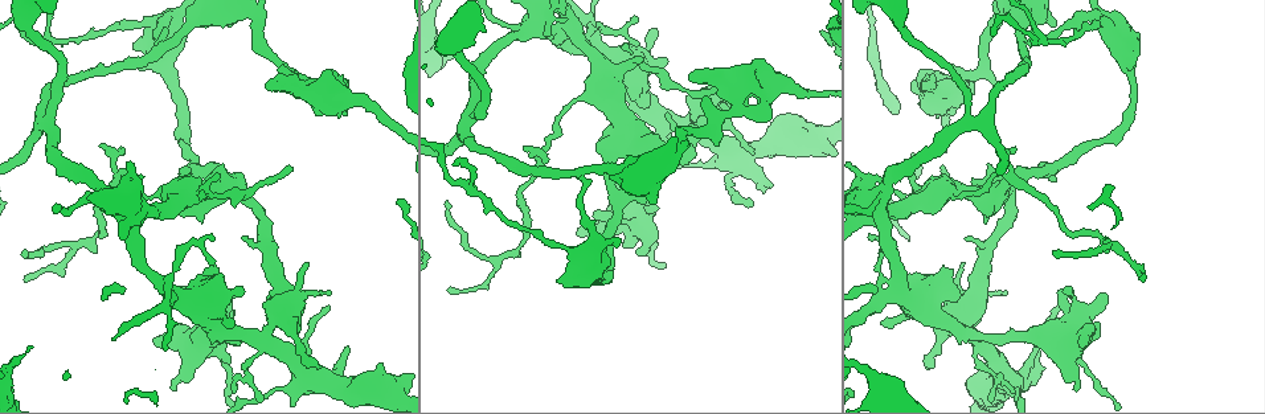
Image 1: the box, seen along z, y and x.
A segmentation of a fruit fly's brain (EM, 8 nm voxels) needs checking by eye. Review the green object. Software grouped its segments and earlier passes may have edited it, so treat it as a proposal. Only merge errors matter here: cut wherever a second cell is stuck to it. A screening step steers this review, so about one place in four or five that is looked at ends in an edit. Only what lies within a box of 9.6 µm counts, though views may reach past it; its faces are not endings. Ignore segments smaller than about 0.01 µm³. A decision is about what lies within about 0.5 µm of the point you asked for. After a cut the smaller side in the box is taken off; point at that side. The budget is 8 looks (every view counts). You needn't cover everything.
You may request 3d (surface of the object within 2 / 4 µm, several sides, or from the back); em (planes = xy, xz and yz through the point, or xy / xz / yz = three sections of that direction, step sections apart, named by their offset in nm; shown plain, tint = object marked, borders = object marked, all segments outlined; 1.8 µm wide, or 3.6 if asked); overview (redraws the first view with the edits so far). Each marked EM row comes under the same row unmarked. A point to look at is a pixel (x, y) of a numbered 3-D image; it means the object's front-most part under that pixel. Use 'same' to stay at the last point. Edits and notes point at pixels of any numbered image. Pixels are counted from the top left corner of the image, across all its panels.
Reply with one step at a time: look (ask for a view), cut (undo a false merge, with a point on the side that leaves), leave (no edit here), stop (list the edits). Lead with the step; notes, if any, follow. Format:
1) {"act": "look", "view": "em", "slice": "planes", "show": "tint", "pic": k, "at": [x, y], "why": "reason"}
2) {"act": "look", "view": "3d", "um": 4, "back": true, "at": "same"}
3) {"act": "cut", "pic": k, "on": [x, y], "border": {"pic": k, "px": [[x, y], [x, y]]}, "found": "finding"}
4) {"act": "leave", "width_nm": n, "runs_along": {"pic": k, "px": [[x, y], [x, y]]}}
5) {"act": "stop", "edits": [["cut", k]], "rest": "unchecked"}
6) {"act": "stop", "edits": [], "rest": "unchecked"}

{"act": "look", "view": "em", "slice": "planes", "show": "tint", "pic": 1, "at": [164, 310], "why": "thick turns thin"}

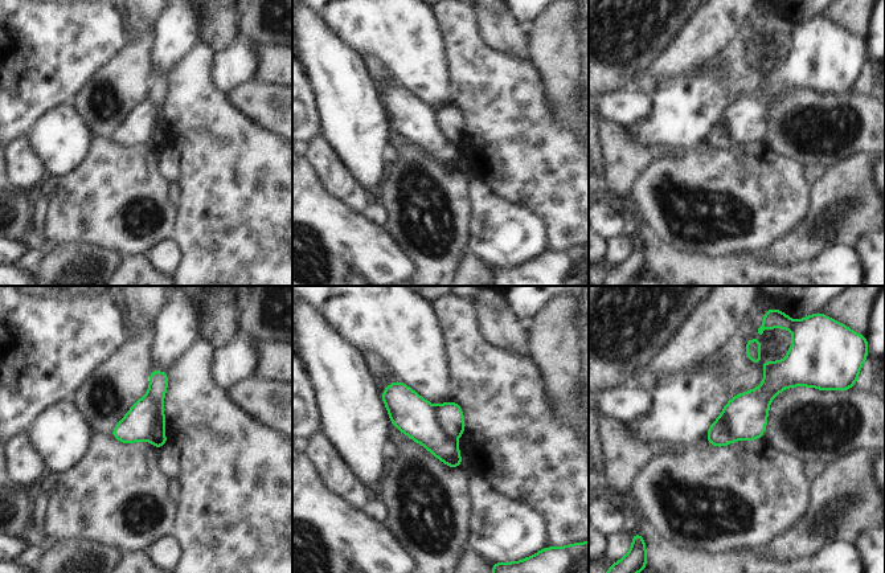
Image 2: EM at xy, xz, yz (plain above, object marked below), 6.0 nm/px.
{"act": "cut", "pic": 2, "on": [158, 380], "width_nm": 240, "found": "two cells meet here"}

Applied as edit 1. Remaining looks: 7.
{"act": "look", "view": "overview", "why": "redraw"}

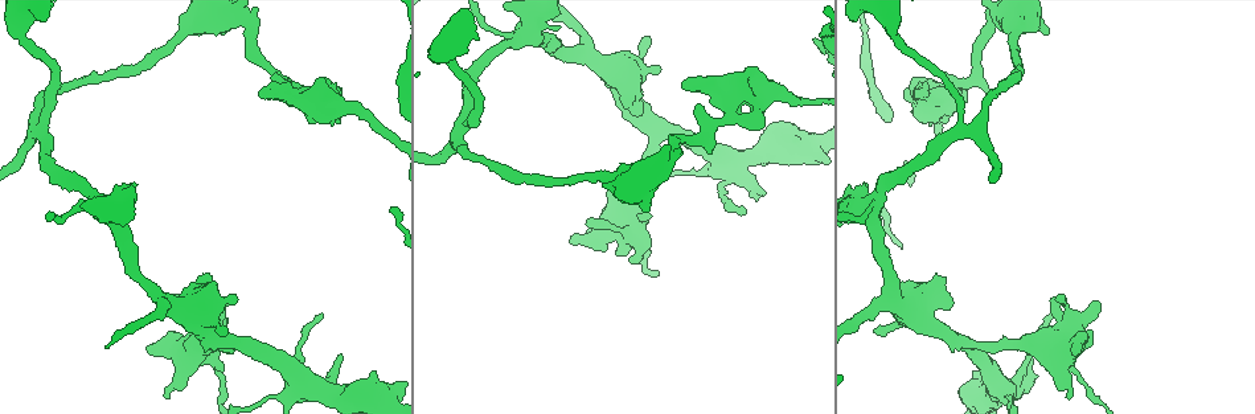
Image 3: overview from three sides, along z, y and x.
{"act": "look", "view": "3d", "um": 4, "pic": 3, "at": [303, 378], "why": "two arms at a narrow angle"}

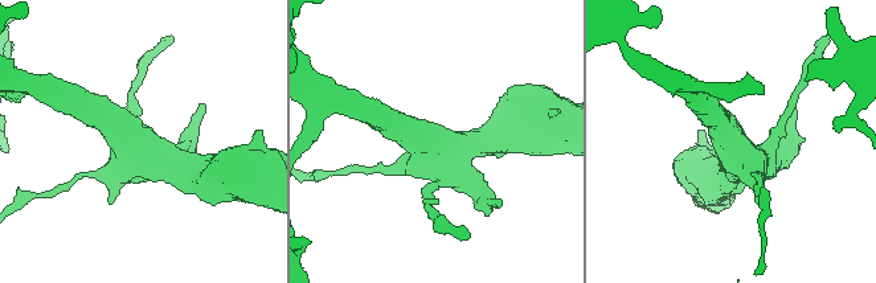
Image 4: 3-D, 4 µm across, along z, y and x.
{"act": "look", "view": "em", "um": 3.6, "slice": "planes", "show": "borders", "pic": 4, "at": [728, 144]}

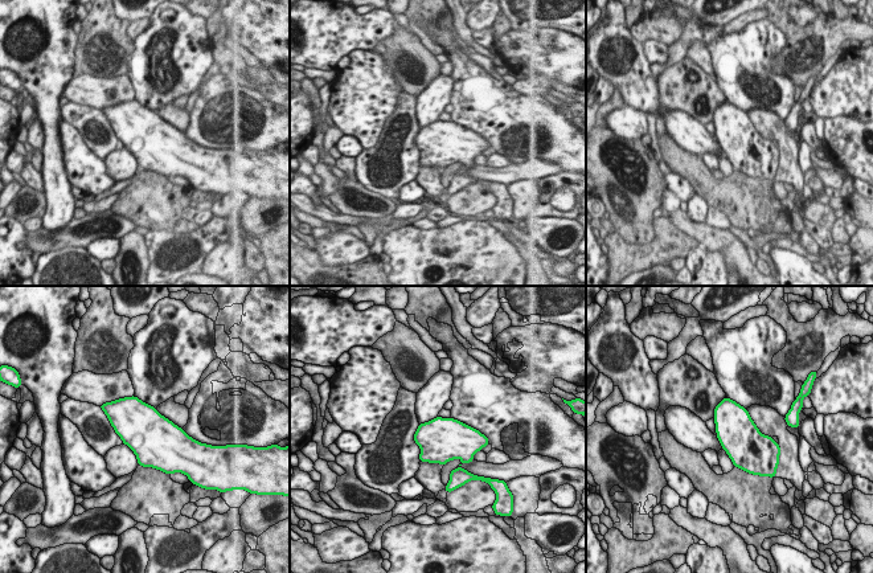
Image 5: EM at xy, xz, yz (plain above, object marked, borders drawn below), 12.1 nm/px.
{"act": "leave", "found": "one cell here"}

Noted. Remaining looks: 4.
{"act": "look", "view": "em", "slice": "planes", "show": "tint", "pic": 3, "at": [285, 79], "why": "side arm on a straight run"}

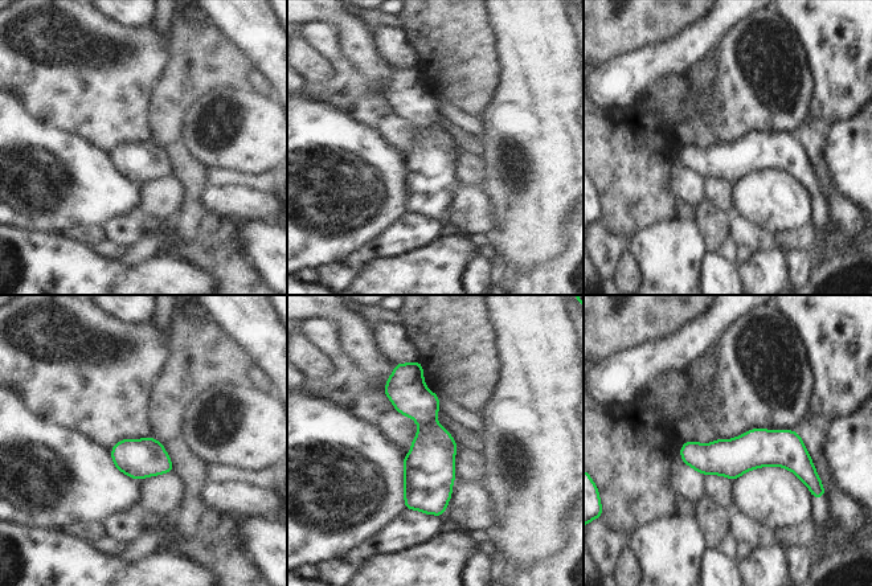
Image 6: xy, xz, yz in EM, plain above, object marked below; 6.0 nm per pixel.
{"act": "leave", "runs_along": {"pic": 6, "px": [[416, 367], [439, 512]]}, "found": "one cell here"}

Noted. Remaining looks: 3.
{"act": "stop", "edits": [["cut", 2]], "rest": "unchecked"}

